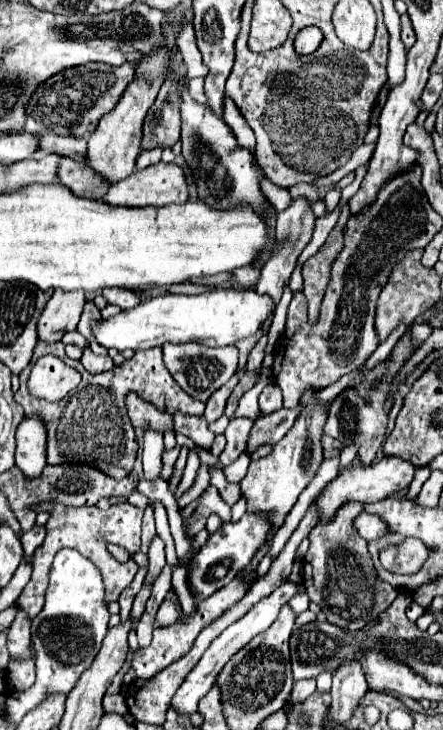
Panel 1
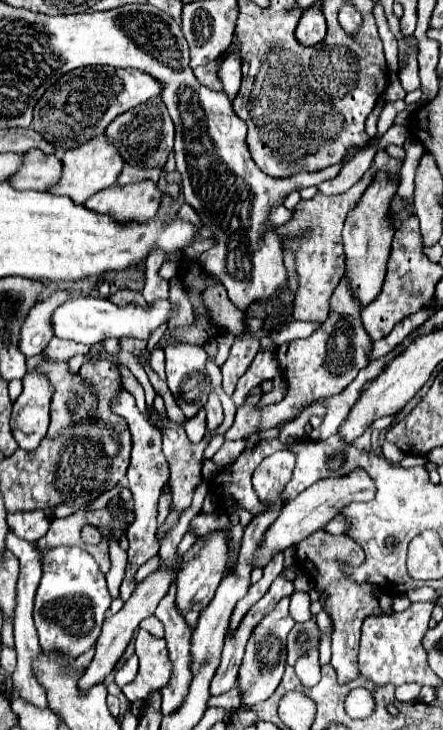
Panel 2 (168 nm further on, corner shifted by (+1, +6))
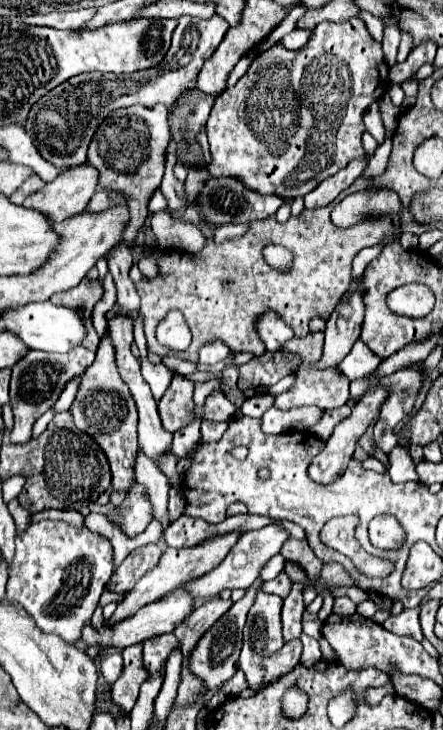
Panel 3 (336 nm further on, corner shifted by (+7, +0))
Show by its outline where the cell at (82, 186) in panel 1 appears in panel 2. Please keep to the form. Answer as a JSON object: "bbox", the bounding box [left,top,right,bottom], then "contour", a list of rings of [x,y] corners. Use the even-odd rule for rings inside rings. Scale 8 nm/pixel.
{"bbox":[13,149,61,191],"contour":[[[33,149],[25,155],[23,167],[13,175],[15,189],[37,189],[49,191],[57,185],[61,177],[61,159],[57,155],[47,155],[39,149]]]}

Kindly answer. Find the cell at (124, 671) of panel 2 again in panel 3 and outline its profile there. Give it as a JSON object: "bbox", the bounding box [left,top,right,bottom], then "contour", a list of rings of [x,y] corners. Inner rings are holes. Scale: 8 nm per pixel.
{"bbox":[99,653,123,683],"contour":[[[111,653],[111,655],[101,655],[99,659],[99,671],[105,677],[107,683],[115,683],[123,671],[123,659],[121,653]]]}

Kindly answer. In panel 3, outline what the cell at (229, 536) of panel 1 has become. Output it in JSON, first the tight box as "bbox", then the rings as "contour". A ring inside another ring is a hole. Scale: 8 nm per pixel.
{"bbox":[81,591,193,649],"contour":[[[175,591],[175,595],[167,595],[165,599],[159,599],[155,603],[149,603],[145,607],[141,607],[131,619],[123,619],[119,623],[109,625],[107,621],[101,625],[101,631],[93,629],[91,623],[87,623],[87,627],[83,627],[83,637],[81,643],[91,647],[91,645],[99,645],[99,647],[115,647],[115,649],[125,649],[129,645],[135,643],[143,643],[151,637],[163,635],[163,633],[171,633],[189,613],[193,611],[193,599],[185,593],[185,591]]]}

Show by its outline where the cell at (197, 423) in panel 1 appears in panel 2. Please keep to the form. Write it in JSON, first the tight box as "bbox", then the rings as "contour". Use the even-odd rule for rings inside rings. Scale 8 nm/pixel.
{"bbox":[149,347,165,379],"contour":[[[155,347],[155,349],[151,351],[149,365],[151,365],[151,369],[159,375],[159,379],[165,379],[165,355],[163,355],[163,349],[161,349],[161,347]]]}

